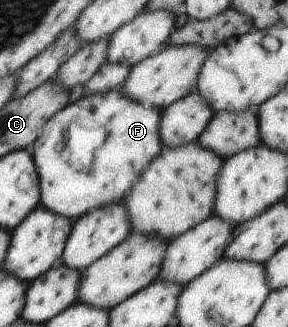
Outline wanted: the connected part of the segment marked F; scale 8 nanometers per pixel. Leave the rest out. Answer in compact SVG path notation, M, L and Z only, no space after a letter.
M120 89L104 93L85 93L76 102L70 102L45 123L34 142L34 163L40 182L40 204L61 216L77 220L91 210L121 202L141 172L159 156L163 148L160 137L161 108L146 107L132 101Z

